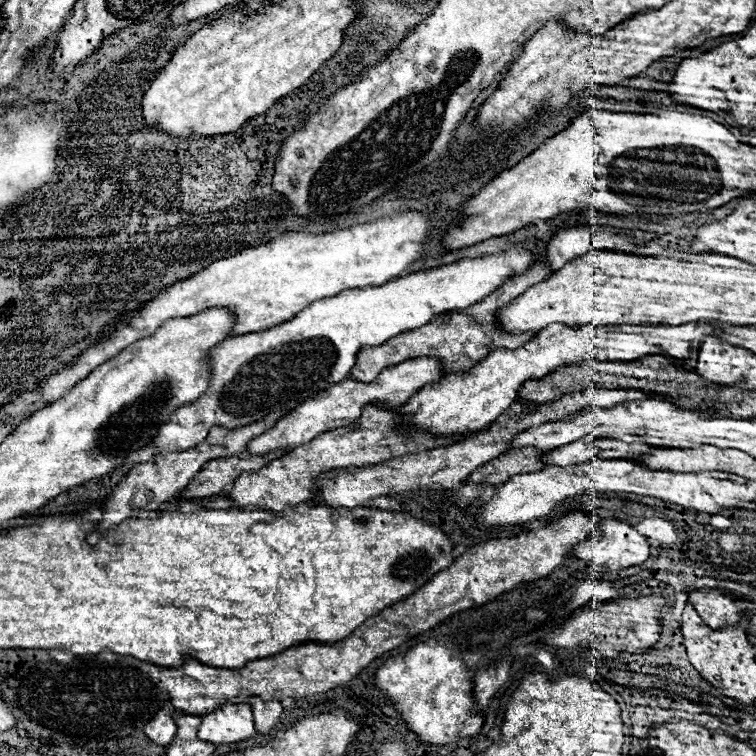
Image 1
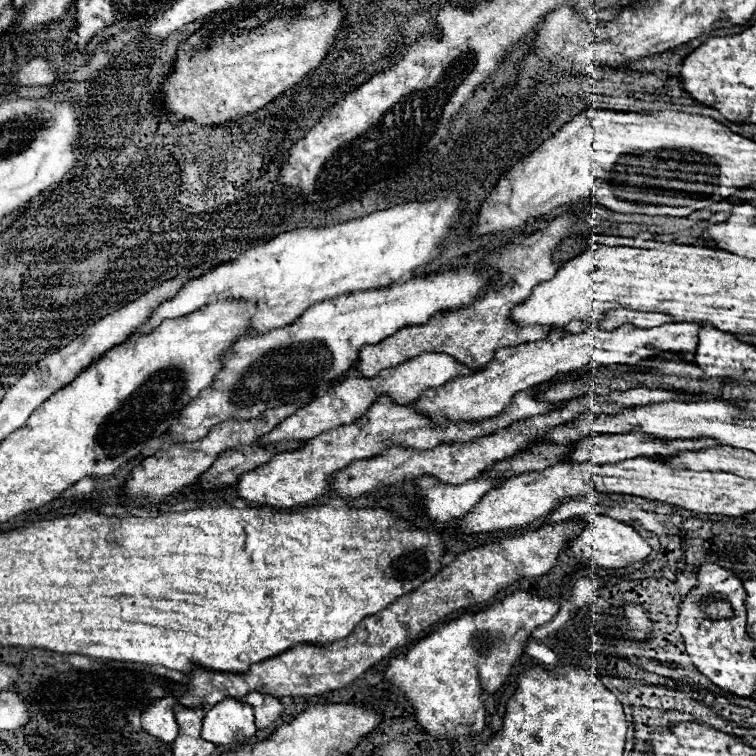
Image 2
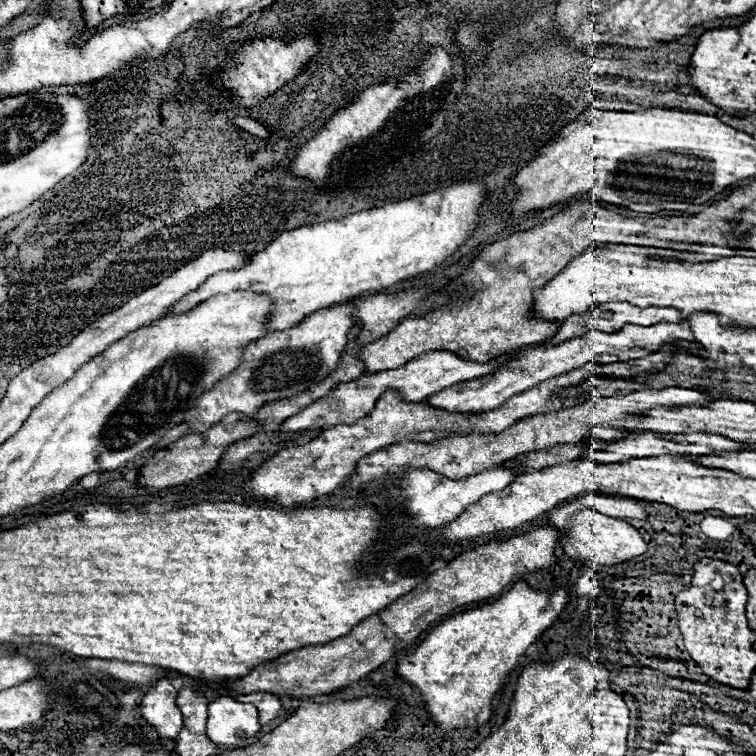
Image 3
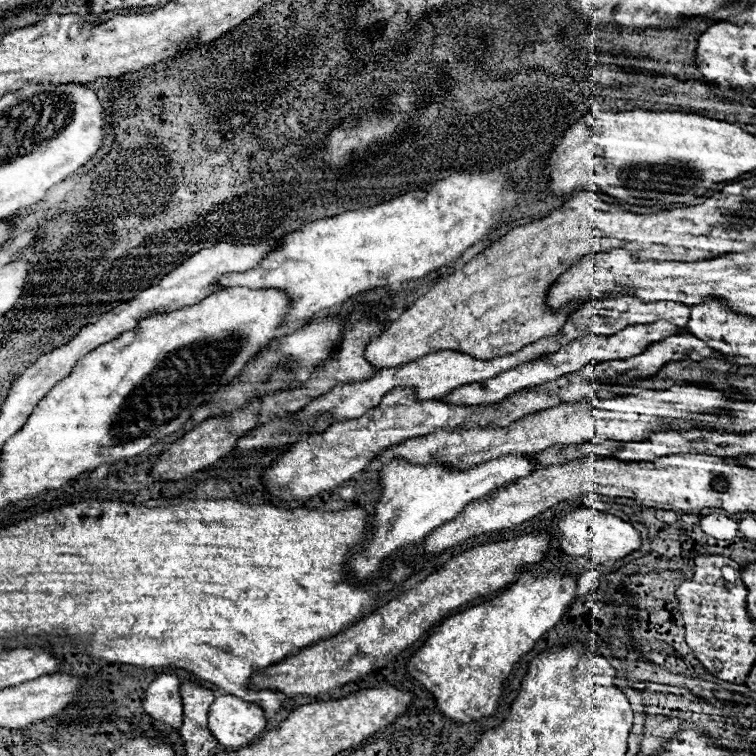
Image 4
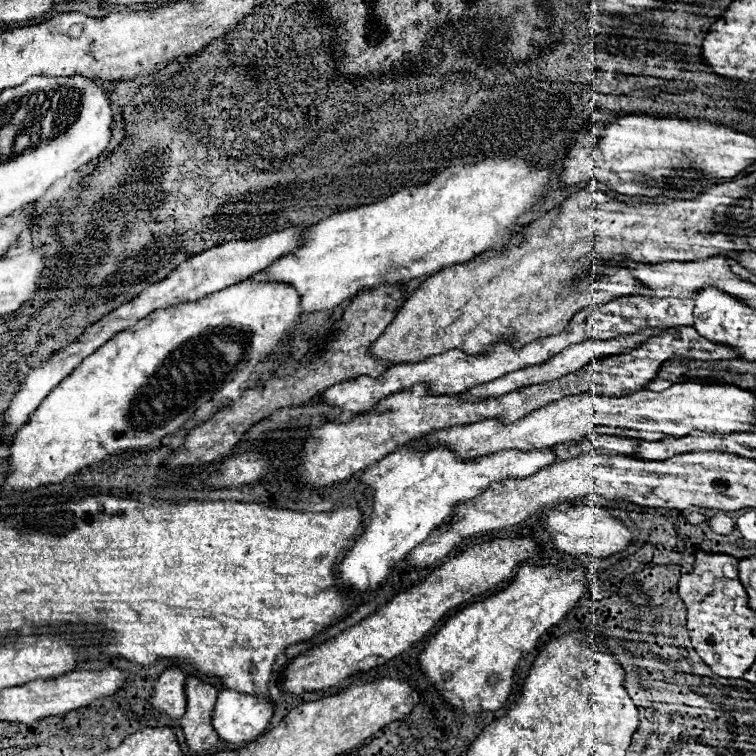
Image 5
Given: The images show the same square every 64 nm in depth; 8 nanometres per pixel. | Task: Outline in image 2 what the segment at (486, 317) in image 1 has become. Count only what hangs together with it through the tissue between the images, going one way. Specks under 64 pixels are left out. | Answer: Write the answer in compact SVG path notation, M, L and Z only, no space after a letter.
M564 214L554 218L548 228L534 232L532 236L520 240L520 244L512 244L508 248L500 248L496 252L486 254L484 264L494 266L500 272L500 280L486 292L482 298L474 300L472 304L456 310L442 310L434 314L426 324L422 326L408 326L396 332L394 336L382 340L380 344L374 346L364 346L360 350L358 362L354 372L360 378L374 378L380 374L384 368L392 368L398 364L404 364L424 352L438 352L438 354L450 354L456 362L460 362L466 368L482 368L492 360L492 354L496 348L508 348L508 346L518 346L526 342L536 342L546 338L550 332L550 326L532 326L532 328L518 328L510 320L510 310L526 300L532 292L532 288L538 282L550 280L560 266L552 262L552 250L558 248L558 244L576 234L596 234L596 236L610 236L610 234L600 234L600 232L590 232L590 216L584 214Z

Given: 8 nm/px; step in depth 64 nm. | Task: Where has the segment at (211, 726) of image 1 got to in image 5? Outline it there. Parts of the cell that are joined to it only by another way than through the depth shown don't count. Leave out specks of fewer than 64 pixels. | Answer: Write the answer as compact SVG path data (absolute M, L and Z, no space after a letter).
M222 690L212 712L212 726L226 744L244 744L256 740L272 718L272 704L258 696L244 696L234 690Z

